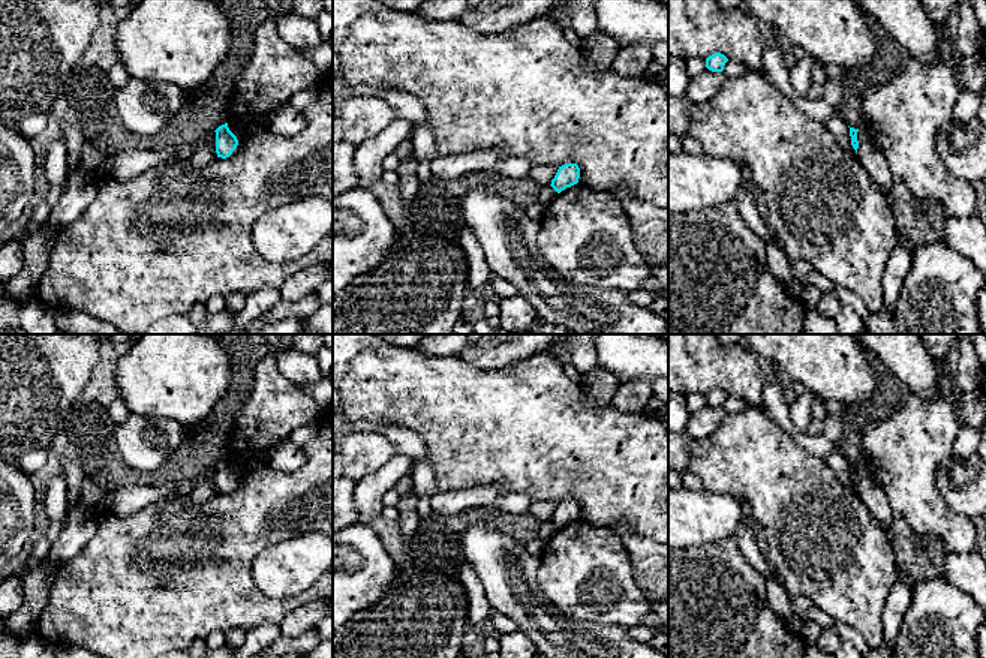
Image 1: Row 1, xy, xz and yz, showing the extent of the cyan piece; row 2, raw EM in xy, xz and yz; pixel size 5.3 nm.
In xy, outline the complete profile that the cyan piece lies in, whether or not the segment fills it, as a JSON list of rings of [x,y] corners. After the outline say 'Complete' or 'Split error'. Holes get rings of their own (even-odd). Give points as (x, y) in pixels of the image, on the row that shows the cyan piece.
[[[228,123],[219,126],[214,132],[217,157],[229,157],[238,145],[237,136],[229,130]]]. Complete

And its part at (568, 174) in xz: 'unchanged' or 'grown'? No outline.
unchanged

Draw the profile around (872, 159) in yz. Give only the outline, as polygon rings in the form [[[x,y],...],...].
[[[860,129],[857,132],[857,159],[862,166],[866,169],[869,177],[881,187],[881,190],[889,195],[895,177],[889,169],[889,163],[881,148],[872,141],[868,129]]]

